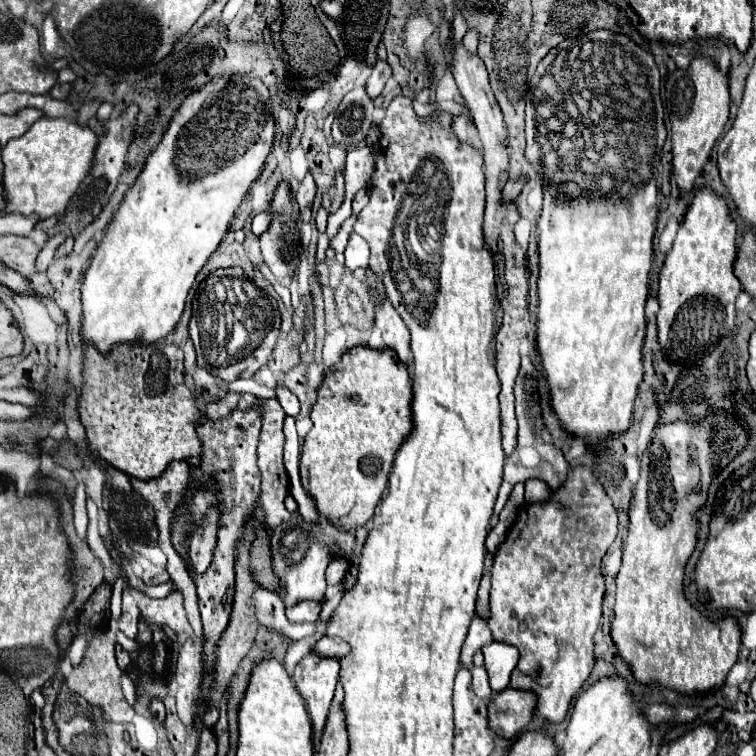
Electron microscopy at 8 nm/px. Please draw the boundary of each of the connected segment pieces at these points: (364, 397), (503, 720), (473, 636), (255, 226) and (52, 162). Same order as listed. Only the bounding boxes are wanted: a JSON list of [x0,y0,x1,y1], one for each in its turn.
[[301,348,413,530],[489,688,537,738],[459,616,491,670],[251,211,272,235],[3,118,97,218]]

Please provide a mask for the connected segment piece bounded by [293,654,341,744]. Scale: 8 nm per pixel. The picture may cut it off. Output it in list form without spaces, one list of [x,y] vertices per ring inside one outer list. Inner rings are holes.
[[[311,656],[303,658],[293,674],[293,680],[307,702],[313,728],[315,728],[315,744],[319,740],[319,732],[323,730],[323,724],[329,714],[329,706],[333,700],[333,692],[339,680],[339,658],[321,658],[321,656]]]

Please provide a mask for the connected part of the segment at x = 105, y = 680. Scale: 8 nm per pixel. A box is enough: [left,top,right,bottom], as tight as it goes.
[67,588,139,722]

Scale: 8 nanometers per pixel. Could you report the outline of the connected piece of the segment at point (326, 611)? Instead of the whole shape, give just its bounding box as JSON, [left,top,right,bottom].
[321,584,343,618]

